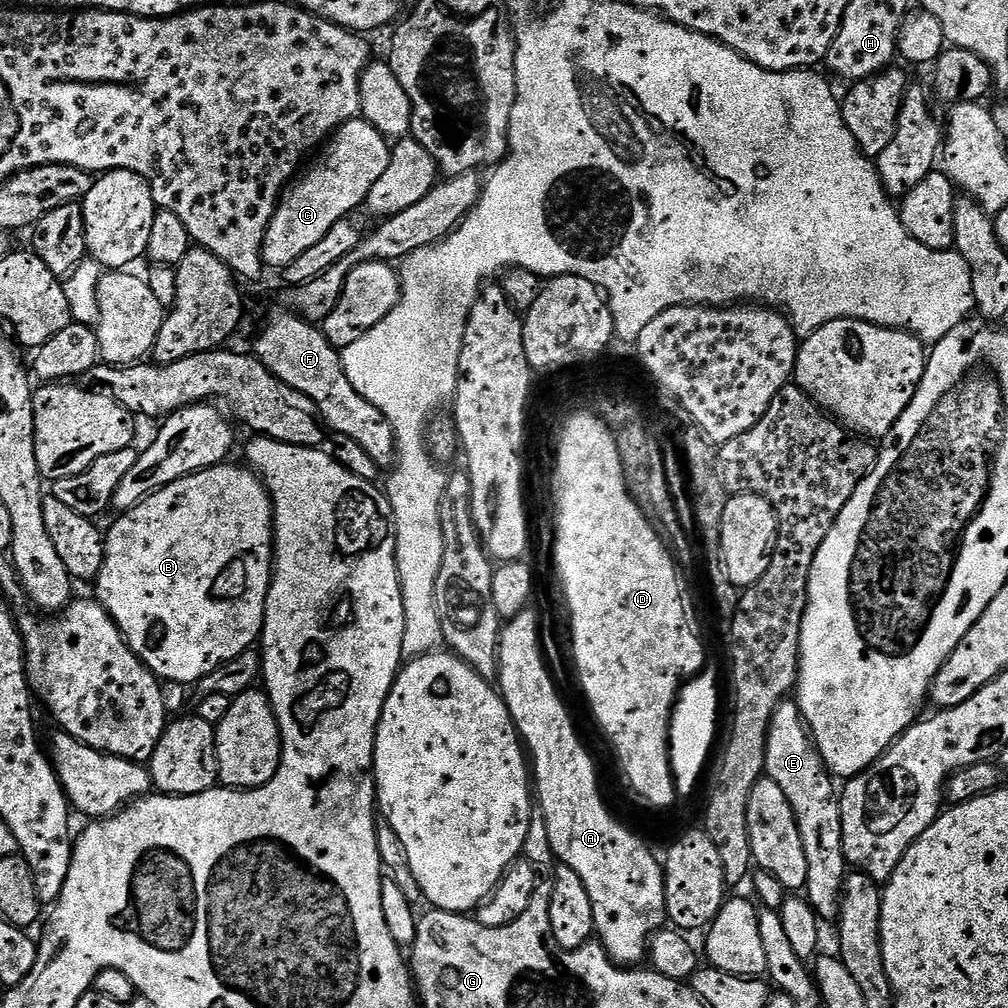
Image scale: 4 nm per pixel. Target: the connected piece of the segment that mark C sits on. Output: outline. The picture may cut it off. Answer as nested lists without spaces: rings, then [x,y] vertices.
[[[362,118],[348,120],[336,129],[320,154],[316,165],[308,173],[305,171],[280,197],[276,213],[272,215],[264,239],[264,263],[269,269],[282,270],[290,266],[294,258],[302,258],[310,246],[322,242],[334,222],[351,217],[352,211],[367,201],[374,182],[386,174],[386,166],[392,161],[389,141]]]

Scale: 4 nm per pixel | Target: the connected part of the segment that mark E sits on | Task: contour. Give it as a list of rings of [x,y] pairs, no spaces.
[[[785,698],[770,718],[764,770],[767,779],[778,782],[782,794],[786,794],[786,802],[790,802],[790,810],[794,810],[798,822],[798,834],[802,834],[802,850],[806,850],[808,867],[803,886],[806,899],[821,921],[835,921],[840,915],[844,878],[850,871],[842,846],[840,792],[837,781],[824,765],[795,699]]]

